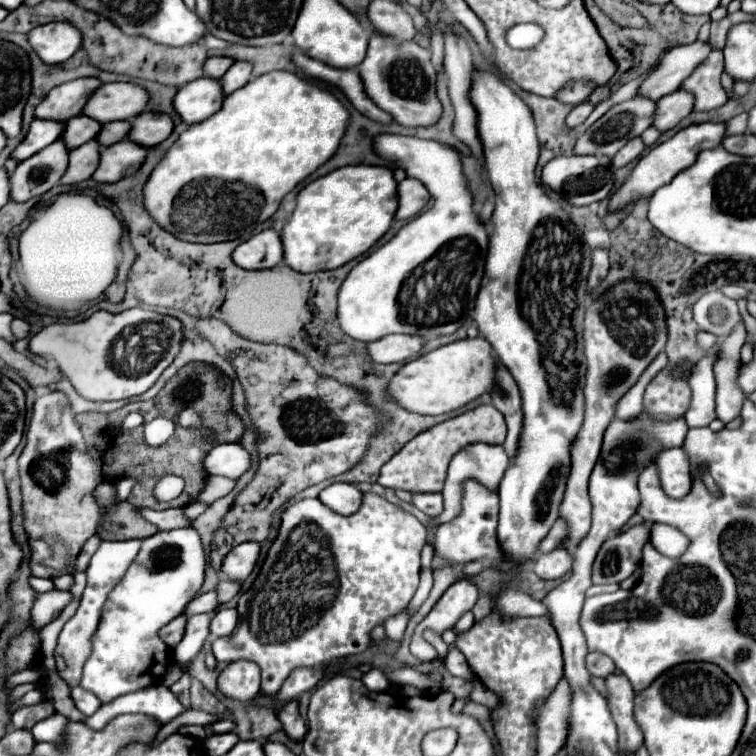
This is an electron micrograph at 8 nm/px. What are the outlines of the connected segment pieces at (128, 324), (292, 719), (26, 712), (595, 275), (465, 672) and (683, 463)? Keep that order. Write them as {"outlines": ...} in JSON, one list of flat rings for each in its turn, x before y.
{"outlines":[[[134,307,118,315,96,311,90,319,72,325,52,323,30,337,28,349,34,355,54,359,80,397,88,401,120,401,148,391,178,355,180,341,182,325,178,319]],[[292,699,290,703,282,705,278,711,278,719,290,739,302,741,302,737,306,735,306,723,302,721,302,717,298,713,298,699]],[[50,701,31,706,23,706,12,714,11,724,15,729,30,730,37,722,54,713,56,711]],[[596,249,592,253,592,269,588,275,588,285,590,287,598,285,606,273,608,273,608,249]],[[456,647,448,653,448,657,446,657,444,665,446,665,446,669,448,669,452,675,462,677,462,679,466,679,466,681,474,681,474,677,472,677,472,671,470,671,470,667,468,667,466,657,464,657]],[[666,449,656,459,658,477,662,489,672,499,682,499,690,493,690,471,688,471,688,457,682,449]]]}

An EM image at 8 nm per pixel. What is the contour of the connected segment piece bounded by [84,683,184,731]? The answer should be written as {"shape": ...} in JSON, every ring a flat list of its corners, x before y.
{"shape":[[158,683,122,697,116,697,114,701,102,705,94,715,86,717,84,725,100,731,104,729,104,725,108,725,108,721,124,713,144,713,158,719,160,723,168,723,182,711,184,707,176,699,176,695,172,695,172,691,166,685]]}

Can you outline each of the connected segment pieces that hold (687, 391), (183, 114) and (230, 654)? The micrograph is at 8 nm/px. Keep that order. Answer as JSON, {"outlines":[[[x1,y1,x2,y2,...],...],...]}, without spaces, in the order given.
{"outlines":[[[672,366,661,370,646,387,644,411,656,419,682,417,690,406,691,389,685,379,672,376]],[[200,77,180,87,174,97,174,109,186,123,200,123,222,107,222,91,216,79]],[[362,493,362,505,360,509,354,513,354,515,348,515,348,517,340,517,340,515,334,515,332,511,328,511,318,499,300,499,300,501,294,501,292,505,288,505,284,511,282,511,282,517,280,517,280,529,278,529,278,535,276,539,272,541,268,553,266,553,266,559,262,563,262,569,256,577,256,581,252,583,252,587,248,589,248,593,242,593,240,599,238,599,238,627,232,635,228,637,220,637,212,643,212,653,216,657,218,663,230,663,230,661,238,661,238,659,248,659,248,661,254,661,260,665,262,669,262,691,272,695,280,689,280,685,284,683,284,679,290,675,292,669,296,667,314,667,314,665,320,665,324,661,330,661,334,657,350,657,350,655,358,655,362,651,366,651,370,647,370,631,372,627,376,625,382,625,386,617,398,613,400,609,404,609,410,599,414,597,416,589,418,589,418,573,420,573,420,551,426,543,426,529,424,525,408,511,404,511,402,507,386,501,384,497,376,495,376,493]]]}

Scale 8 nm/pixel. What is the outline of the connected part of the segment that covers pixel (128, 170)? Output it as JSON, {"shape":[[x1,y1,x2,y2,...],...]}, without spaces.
{"shape":[[130,139,118,141,116,145,102,149,100,165,94,171,92,179,96,183,116,183,116,181,132,175,142,165,146,153,148,153,146,147,136,145]]}

